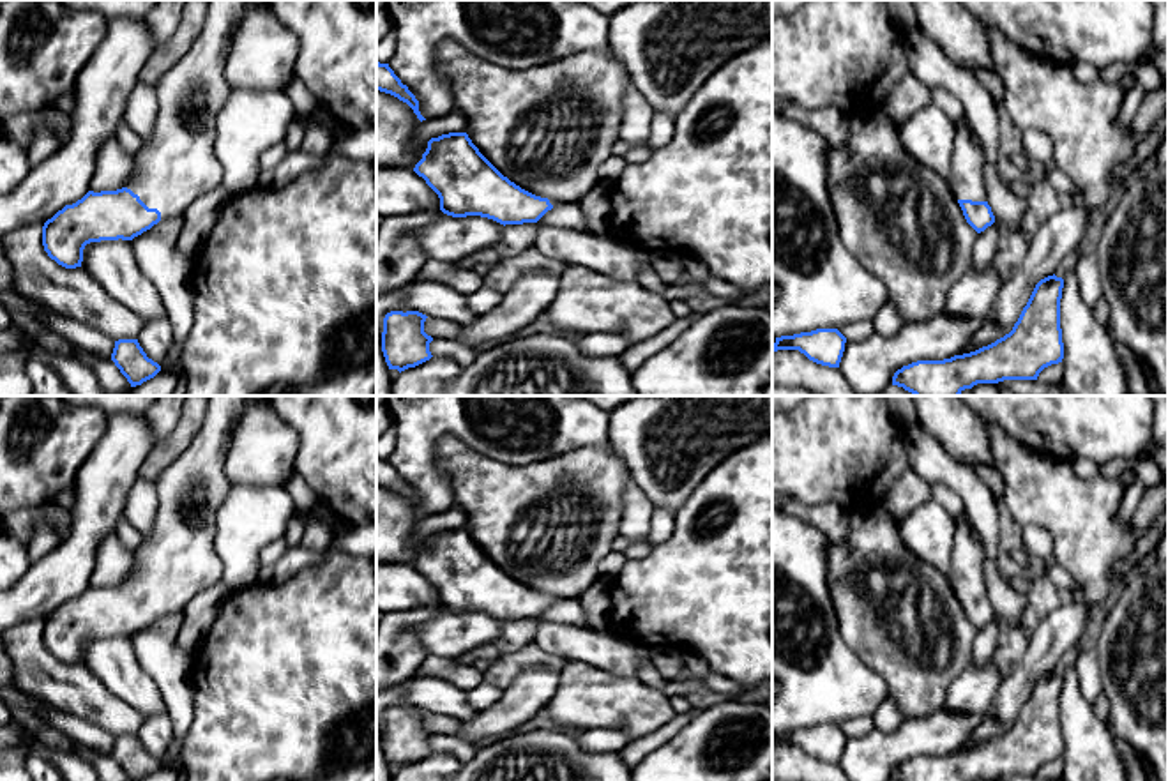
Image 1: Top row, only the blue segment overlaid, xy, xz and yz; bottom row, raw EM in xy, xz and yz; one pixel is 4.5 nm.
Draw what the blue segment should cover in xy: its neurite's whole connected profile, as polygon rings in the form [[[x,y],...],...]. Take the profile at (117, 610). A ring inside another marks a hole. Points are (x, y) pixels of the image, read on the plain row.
[[[210,396],[203,424],[187,449],[163,470],[155,482],[157,512],[152,534],[133,551],[133,571],[117,587],[88,587],[65,601],[42,622],[42,641],[65,664],[81,663],[90,638],[133,636],[159,617],[184,611],[201,592],[223,580],[223,562],[214,548],[216,516],[233,488],[226,475],[231,435],[249,405],[249,396]]]

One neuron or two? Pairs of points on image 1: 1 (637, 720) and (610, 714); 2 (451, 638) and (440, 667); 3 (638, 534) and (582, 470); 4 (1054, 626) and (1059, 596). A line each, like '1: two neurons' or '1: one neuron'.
1: one neuron
2: two neurons
3: two neurons
4: two neurons

